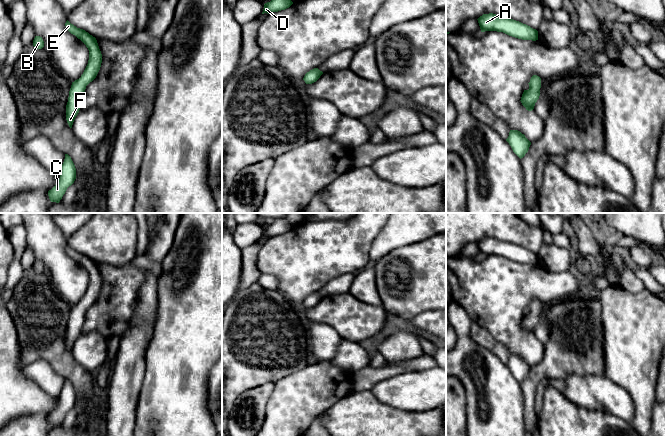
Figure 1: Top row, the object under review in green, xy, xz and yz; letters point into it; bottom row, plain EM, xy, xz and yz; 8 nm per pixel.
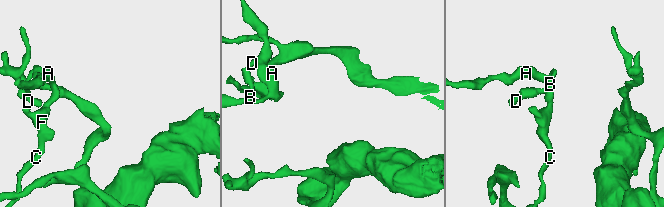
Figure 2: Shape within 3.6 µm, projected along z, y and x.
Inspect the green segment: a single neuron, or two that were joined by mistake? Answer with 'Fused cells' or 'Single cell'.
Fused cells

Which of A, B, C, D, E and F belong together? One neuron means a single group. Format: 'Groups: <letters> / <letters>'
Groups: A B D E / C F

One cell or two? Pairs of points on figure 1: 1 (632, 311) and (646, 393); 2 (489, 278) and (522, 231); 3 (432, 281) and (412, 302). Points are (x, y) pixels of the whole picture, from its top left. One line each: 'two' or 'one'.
1: one
2: two
3: one

